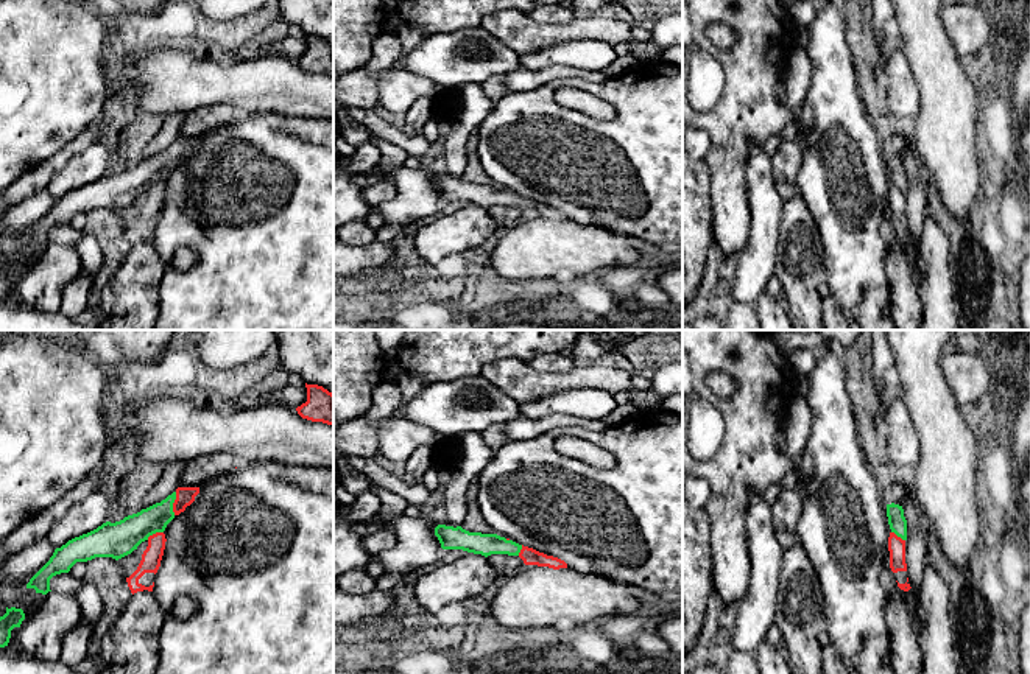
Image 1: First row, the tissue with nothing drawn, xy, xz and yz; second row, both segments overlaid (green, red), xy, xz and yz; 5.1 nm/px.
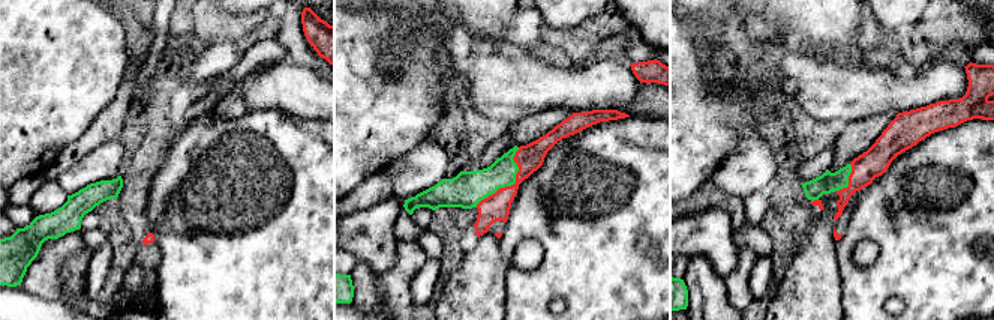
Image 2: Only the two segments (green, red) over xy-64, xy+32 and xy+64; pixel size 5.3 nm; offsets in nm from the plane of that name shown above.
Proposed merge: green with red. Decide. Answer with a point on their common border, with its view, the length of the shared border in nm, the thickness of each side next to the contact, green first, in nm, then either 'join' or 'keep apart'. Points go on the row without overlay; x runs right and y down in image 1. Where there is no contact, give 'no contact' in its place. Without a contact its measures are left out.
contact xy (173, 153); length 120 nm; calibres 150 and 100 nm; join

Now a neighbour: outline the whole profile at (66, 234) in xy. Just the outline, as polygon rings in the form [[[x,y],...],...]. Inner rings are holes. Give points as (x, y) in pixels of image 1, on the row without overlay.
[[[61,224],[50,230],[51,243],[75,246],[84,237],[84,230],[76,230],[70,224]]]

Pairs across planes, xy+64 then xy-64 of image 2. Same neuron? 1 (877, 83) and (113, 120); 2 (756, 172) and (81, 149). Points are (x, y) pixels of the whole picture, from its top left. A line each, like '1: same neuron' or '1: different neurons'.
1: different neurons
2: different neurons

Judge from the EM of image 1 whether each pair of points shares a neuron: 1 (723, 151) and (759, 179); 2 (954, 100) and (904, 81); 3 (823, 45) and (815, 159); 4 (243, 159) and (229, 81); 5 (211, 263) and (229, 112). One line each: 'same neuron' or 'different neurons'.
1: different neurons
2: different neurons
3: same neuron
4: different neurons
5: different neurons

